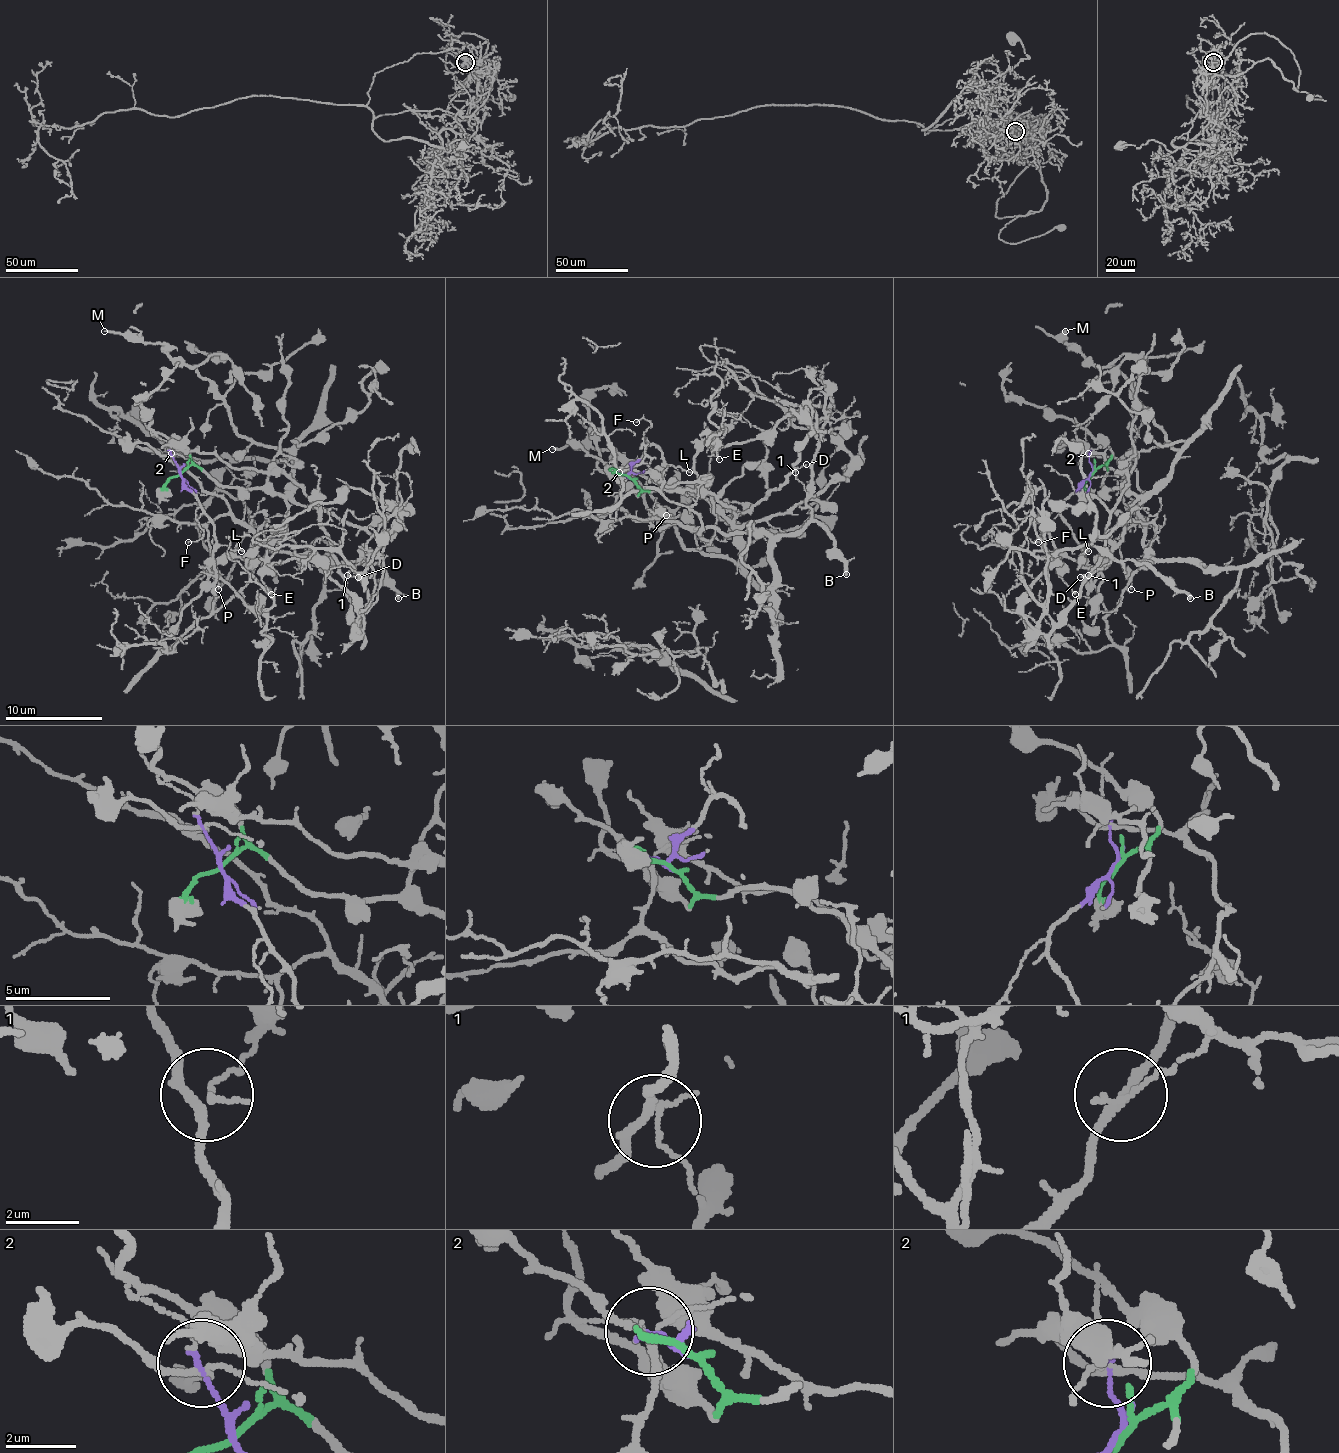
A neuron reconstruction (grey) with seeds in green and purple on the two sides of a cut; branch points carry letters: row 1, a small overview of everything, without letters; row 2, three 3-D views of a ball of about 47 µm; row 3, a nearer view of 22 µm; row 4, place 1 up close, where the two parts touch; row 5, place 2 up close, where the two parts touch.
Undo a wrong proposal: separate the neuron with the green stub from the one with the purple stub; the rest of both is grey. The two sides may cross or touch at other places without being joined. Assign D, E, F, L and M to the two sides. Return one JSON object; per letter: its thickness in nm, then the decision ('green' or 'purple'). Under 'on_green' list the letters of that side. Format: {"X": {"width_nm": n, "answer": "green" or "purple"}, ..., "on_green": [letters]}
{"D": {"width_nm": 90, "answer": "green"}, "E": {"width_nm": 80, "answer": "purple"}, "F": {"width_nm": 110, "answer": "purple"}, "L": {"width_nm": 130, "answer": "purple"}, "M": {"width_nm": 190, "answer": "green"}, "on_green": ["D", "M"]}

